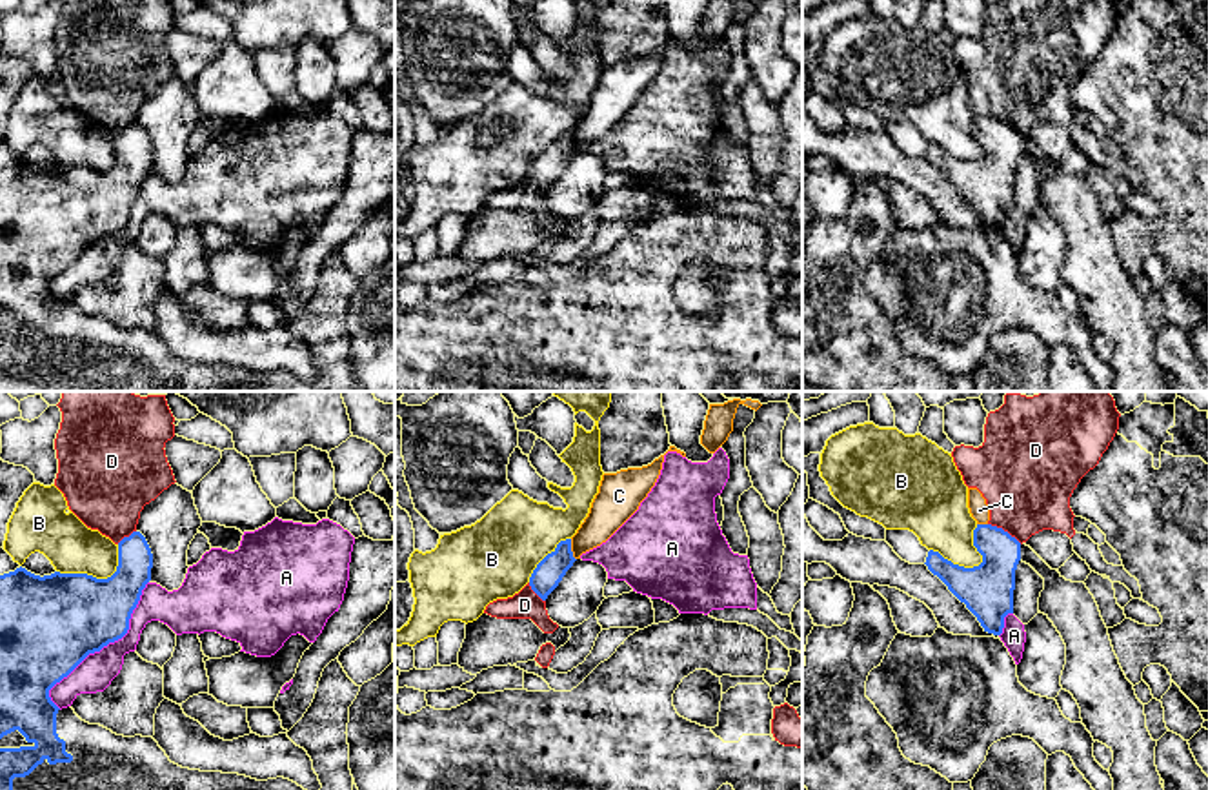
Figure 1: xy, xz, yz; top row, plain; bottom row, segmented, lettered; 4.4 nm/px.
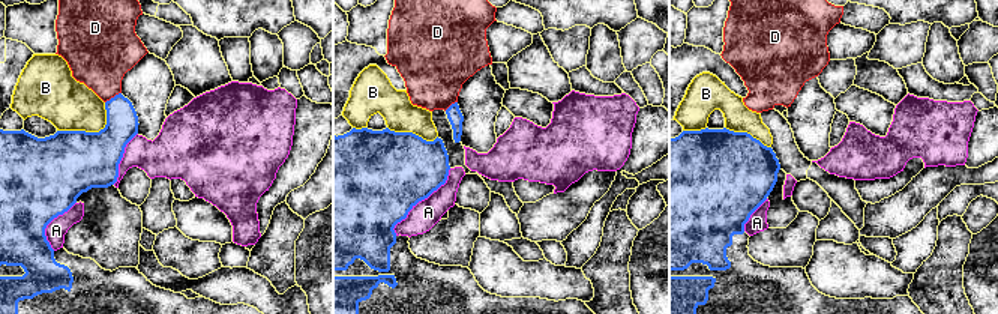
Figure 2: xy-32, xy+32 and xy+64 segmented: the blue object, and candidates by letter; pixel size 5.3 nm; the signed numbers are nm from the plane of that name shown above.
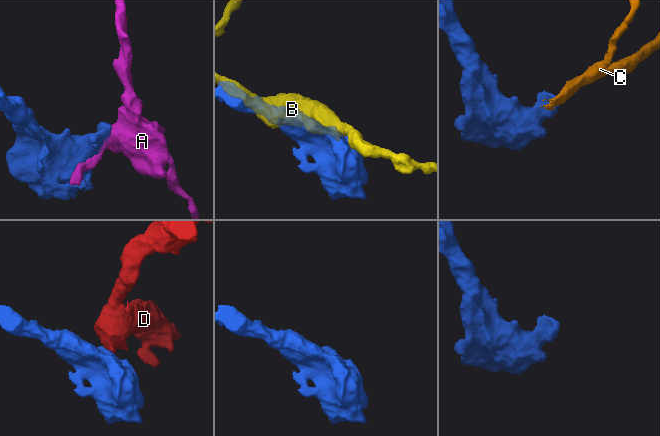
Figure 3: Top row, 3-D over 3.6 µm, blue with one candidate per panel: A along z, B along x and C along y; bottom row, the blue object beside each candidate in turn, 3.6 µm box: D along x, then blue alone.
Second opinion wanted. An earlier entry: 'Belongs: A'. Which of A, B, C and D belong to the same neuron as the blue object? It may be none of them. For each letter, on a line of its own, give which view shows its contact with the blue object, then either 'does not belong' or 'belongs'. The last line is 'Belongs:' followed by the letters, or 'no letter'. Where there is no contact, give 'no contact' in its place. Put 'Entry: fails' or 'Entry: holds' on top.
Entry: fails
A: contact in xy; does not belong
B: contact in yz; does not belong
C: contact in xz; does not belong
D: contact in yz; does not belong
Belongs: no letter

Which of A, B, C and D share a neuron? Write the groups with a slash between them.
A / B / C D

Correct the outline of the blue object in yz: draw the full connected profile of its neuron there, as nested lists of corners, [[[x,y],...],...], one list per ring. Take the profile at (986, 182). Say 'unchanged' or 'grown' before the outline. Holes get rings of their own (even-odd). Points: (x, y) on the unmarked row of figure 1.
unchanged | [[[977,116],[973,138],[982,155],[964,160],[930,142],[928,162],[937,167],[948,182],[966,197],[984,224],[1001,228],[1004,209],[1013,206],[1015,162],[1021,153],[1021,135],[1002,120]]]

